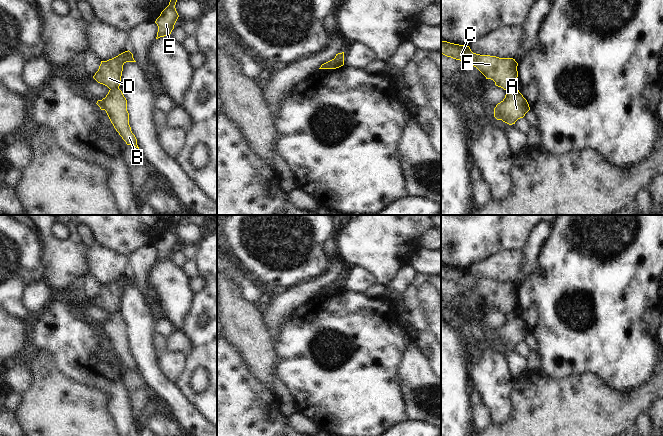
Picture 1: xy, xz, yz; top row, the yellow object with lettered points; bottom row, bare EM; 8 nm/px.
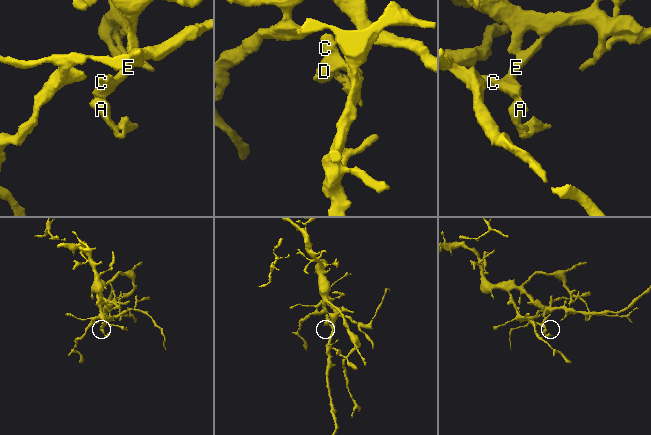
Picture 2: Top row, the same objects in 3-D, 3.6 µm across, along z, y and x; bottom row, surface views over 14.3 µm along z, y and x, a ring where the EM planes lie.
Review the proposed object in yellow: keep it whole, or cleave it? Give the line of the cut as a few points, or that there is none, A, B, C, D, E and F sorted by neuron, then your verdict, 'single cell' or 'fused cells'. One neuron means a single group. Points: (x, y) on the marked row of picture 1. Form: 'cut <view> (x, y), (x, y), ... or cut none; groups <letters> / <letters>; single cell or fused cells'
cut yz (515, 86), (506, 90); groups A B / C D E F; fused cells

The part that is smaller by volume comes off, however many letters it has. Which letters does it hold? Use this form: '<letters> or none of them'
A, B.

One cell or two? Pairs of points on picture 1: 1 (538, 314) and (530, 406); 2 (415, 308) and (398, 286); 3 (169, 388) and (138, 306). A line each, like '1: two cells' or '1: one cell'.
1: two cells
2: two cells
3: one cell

